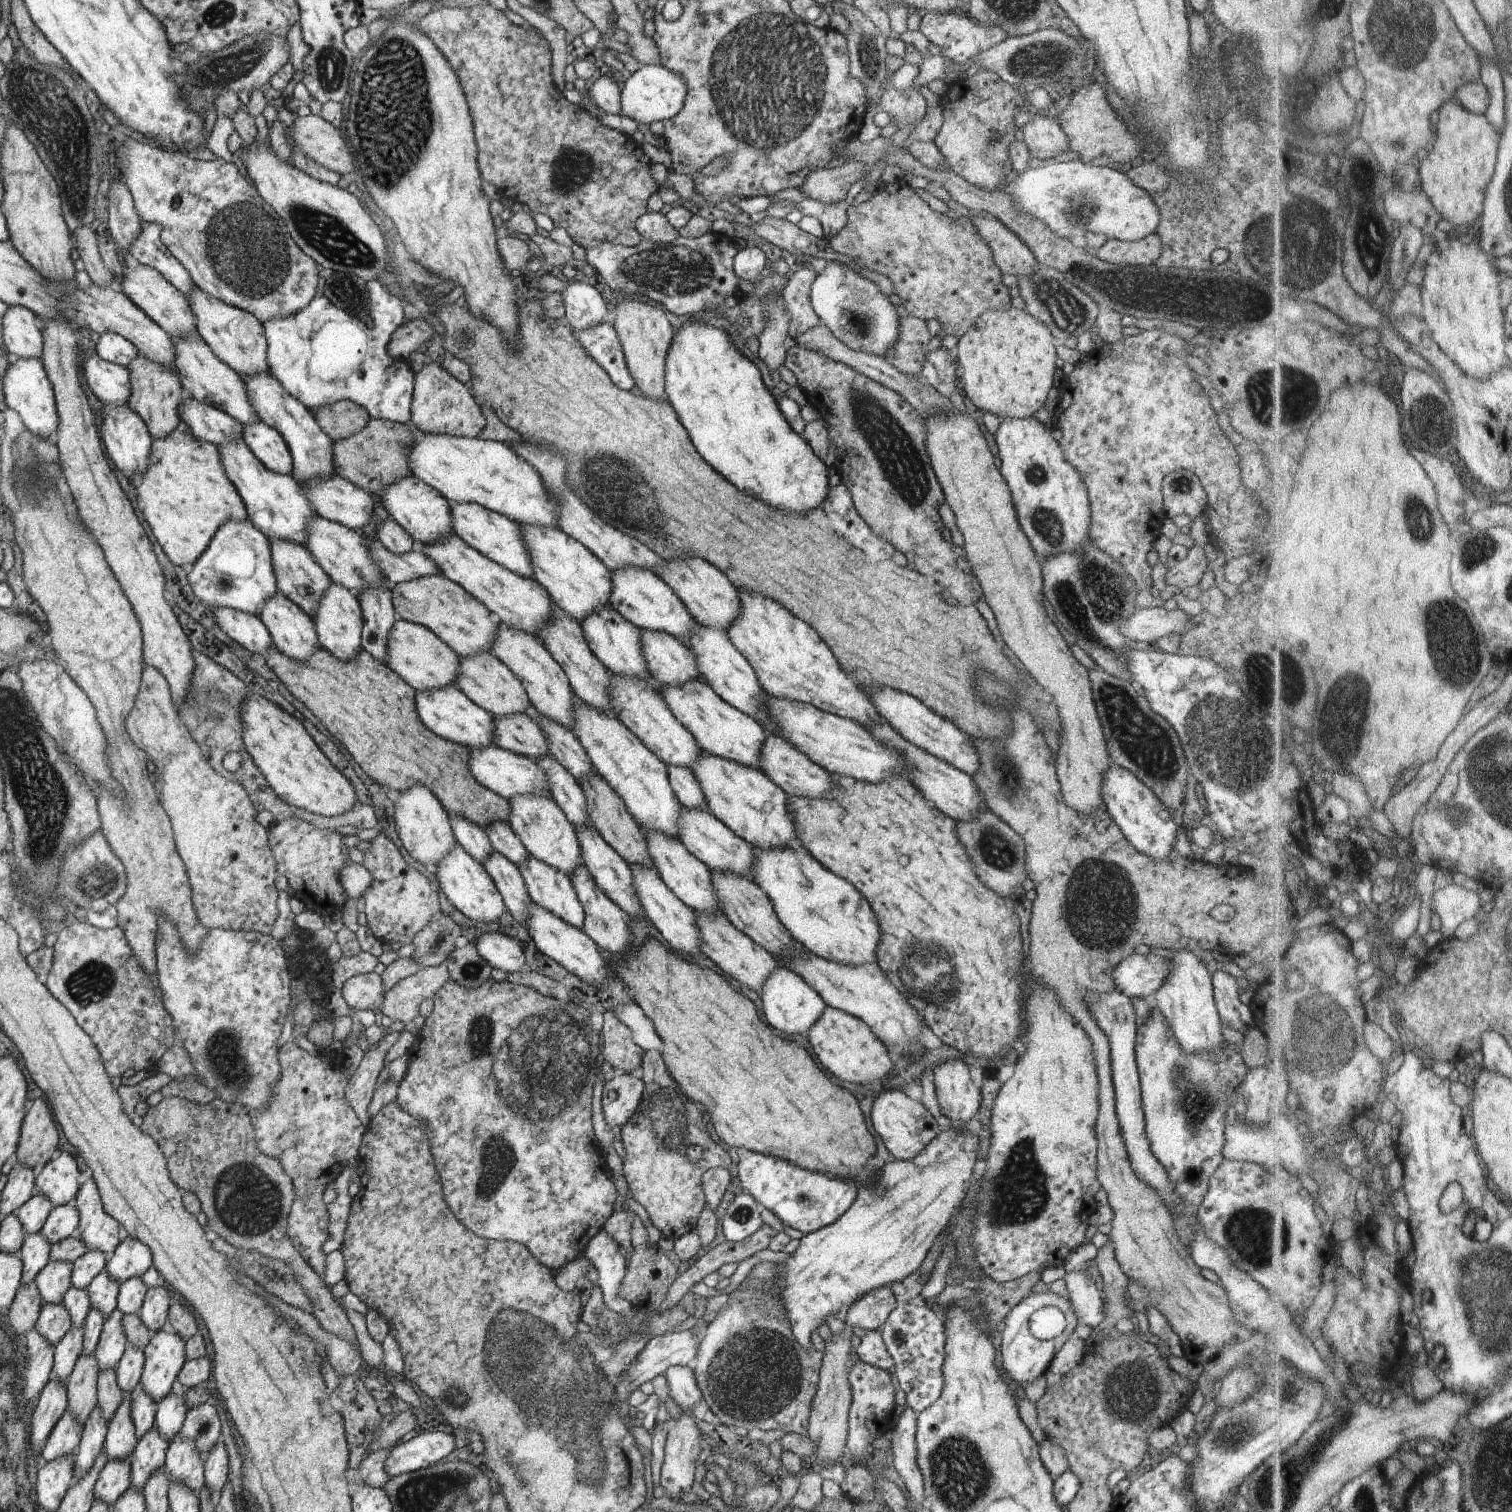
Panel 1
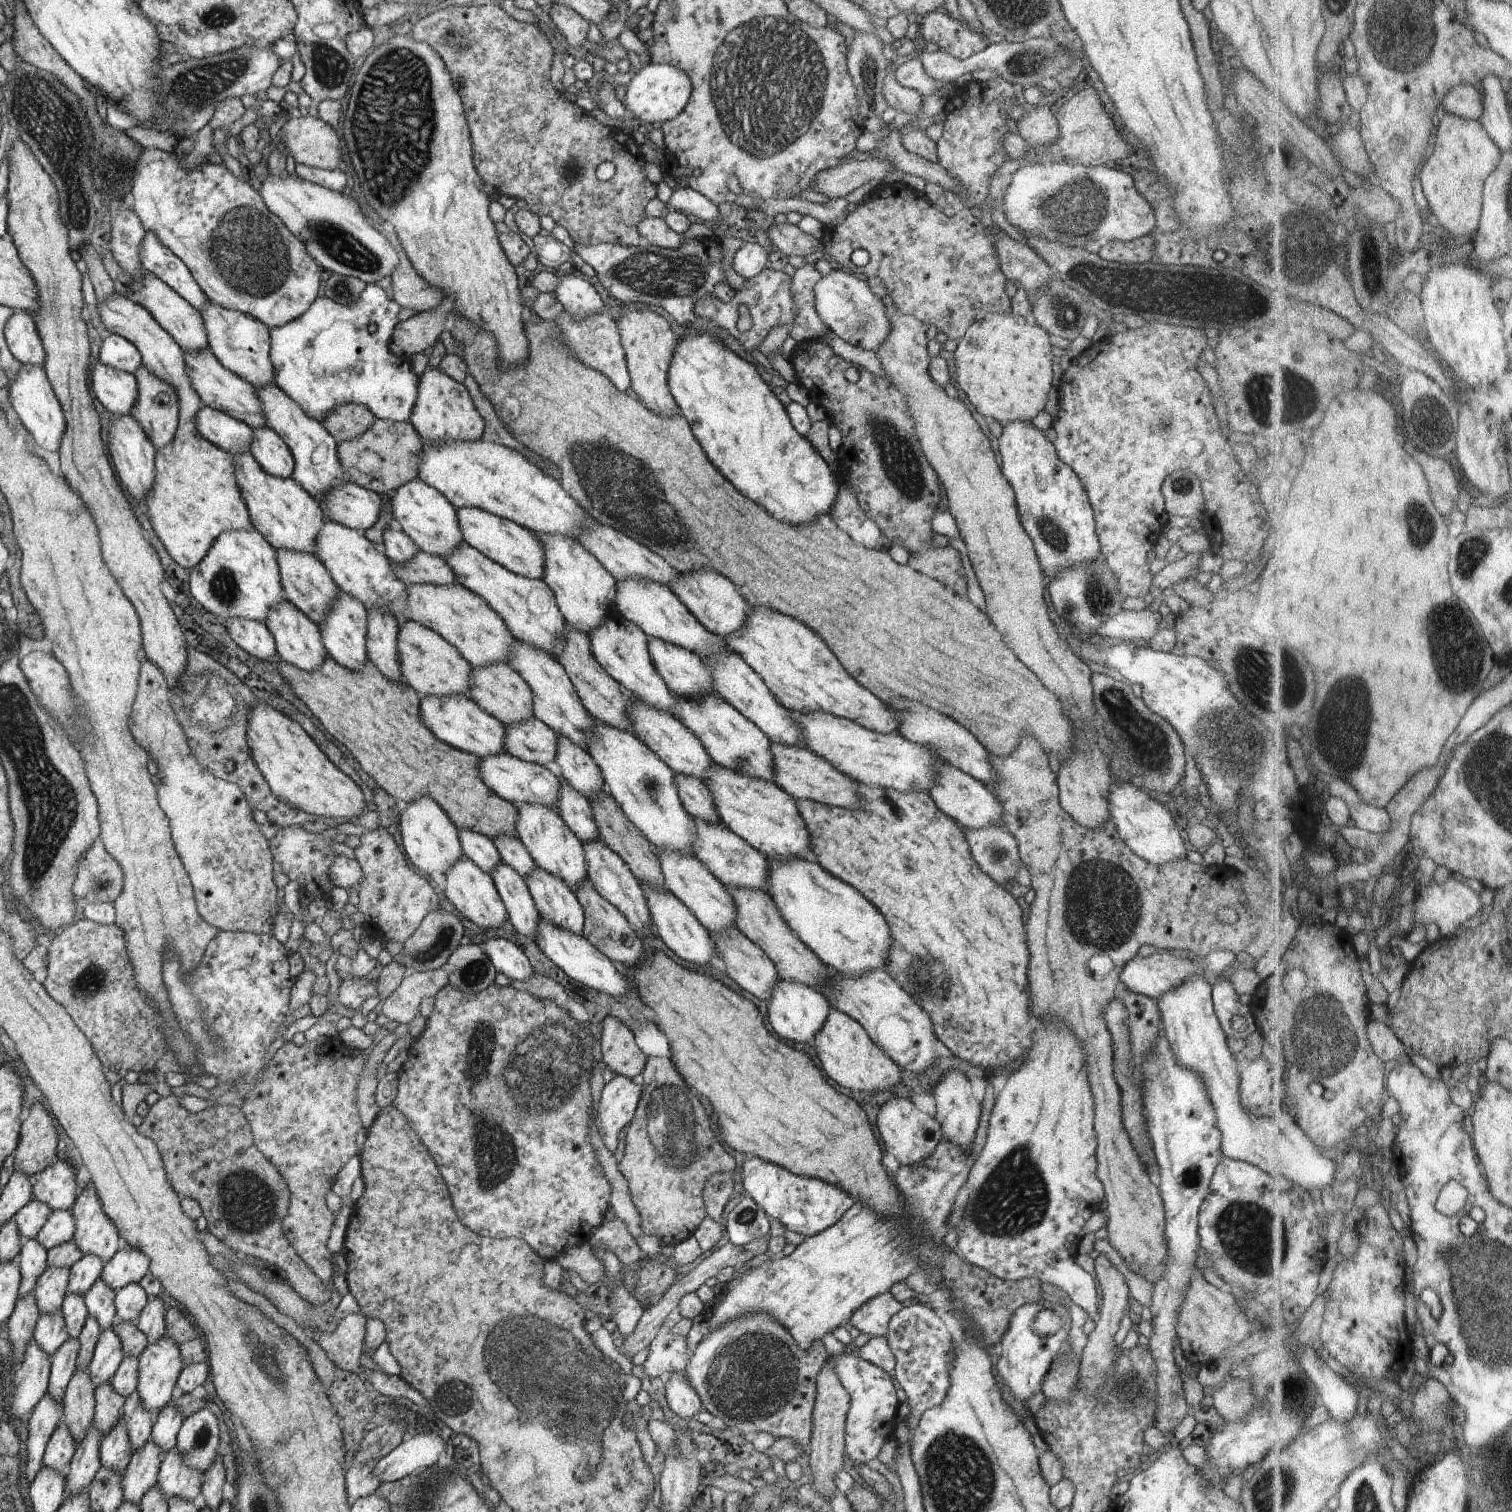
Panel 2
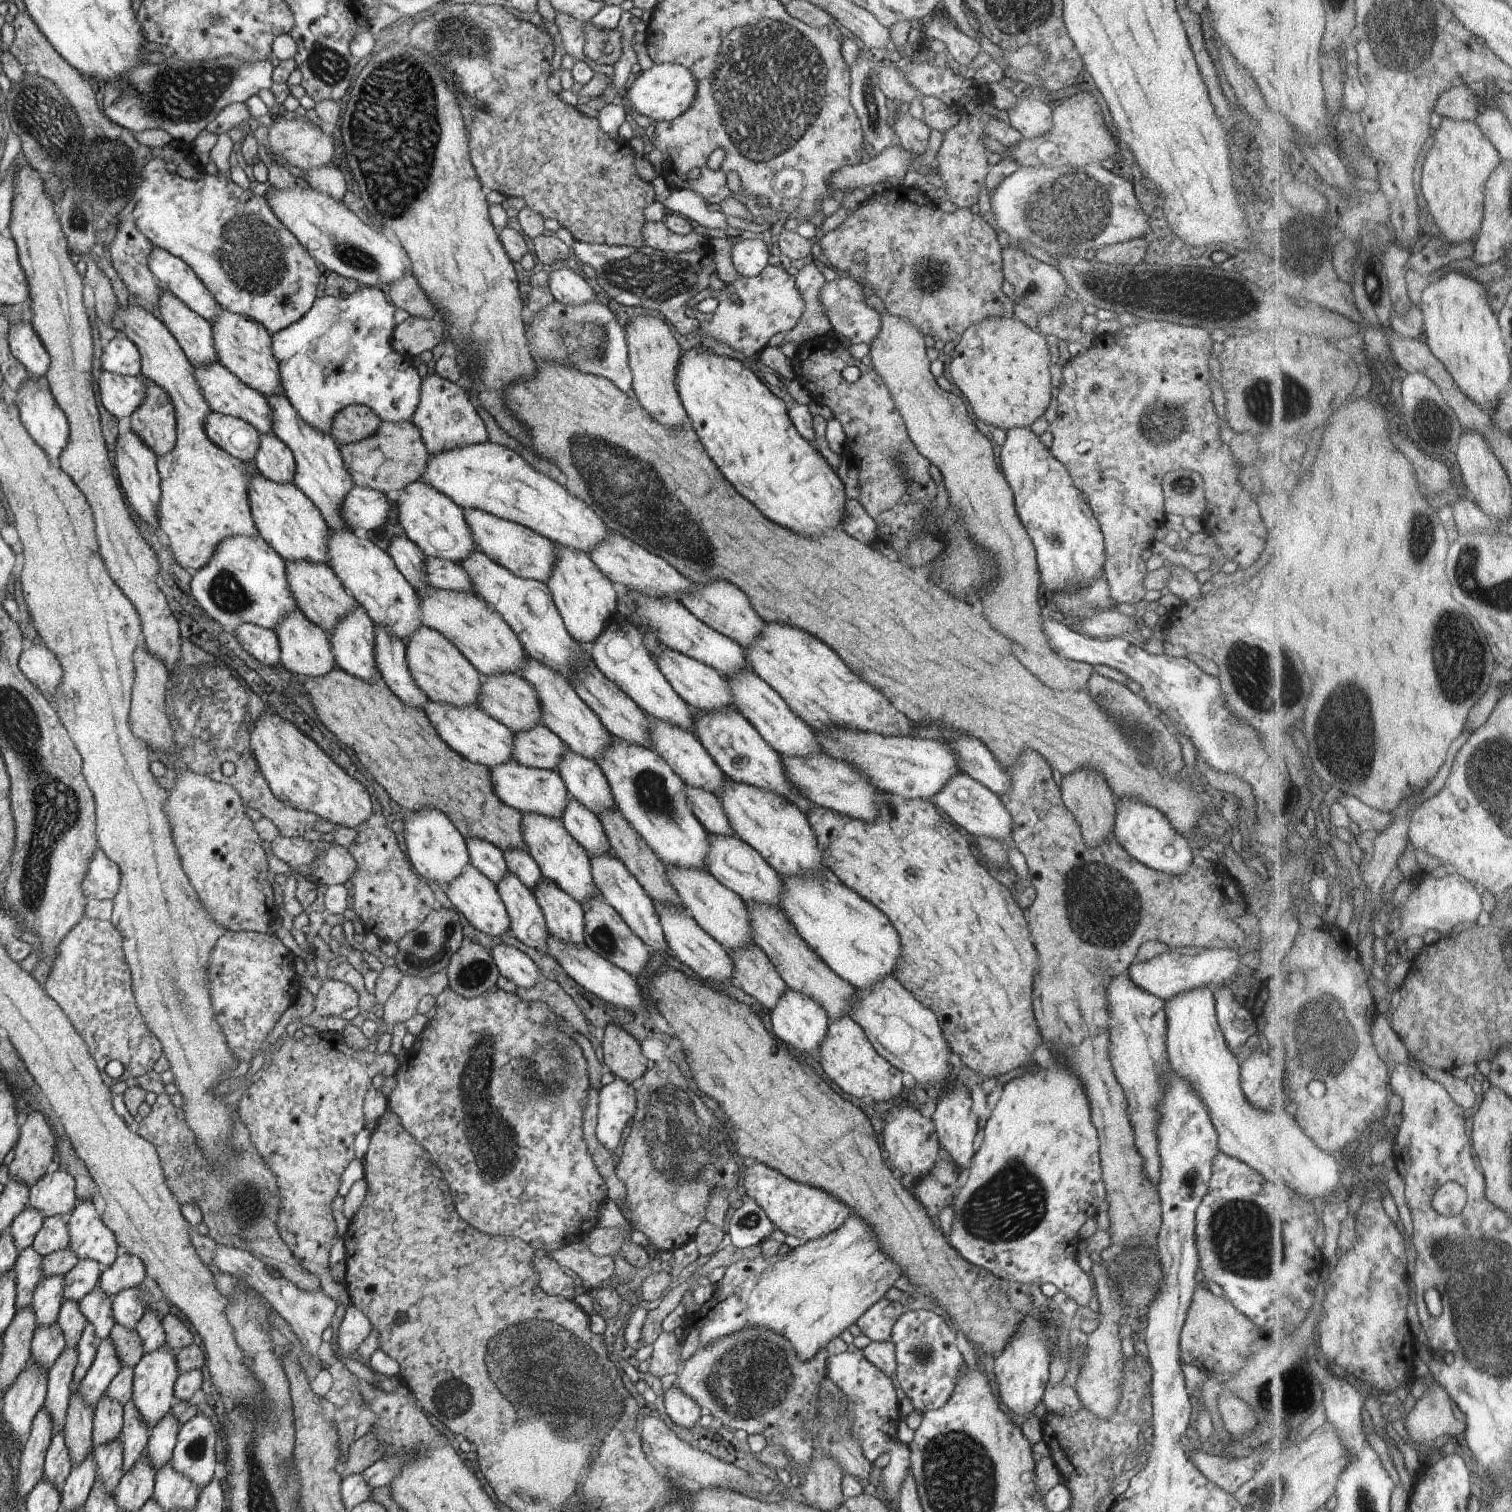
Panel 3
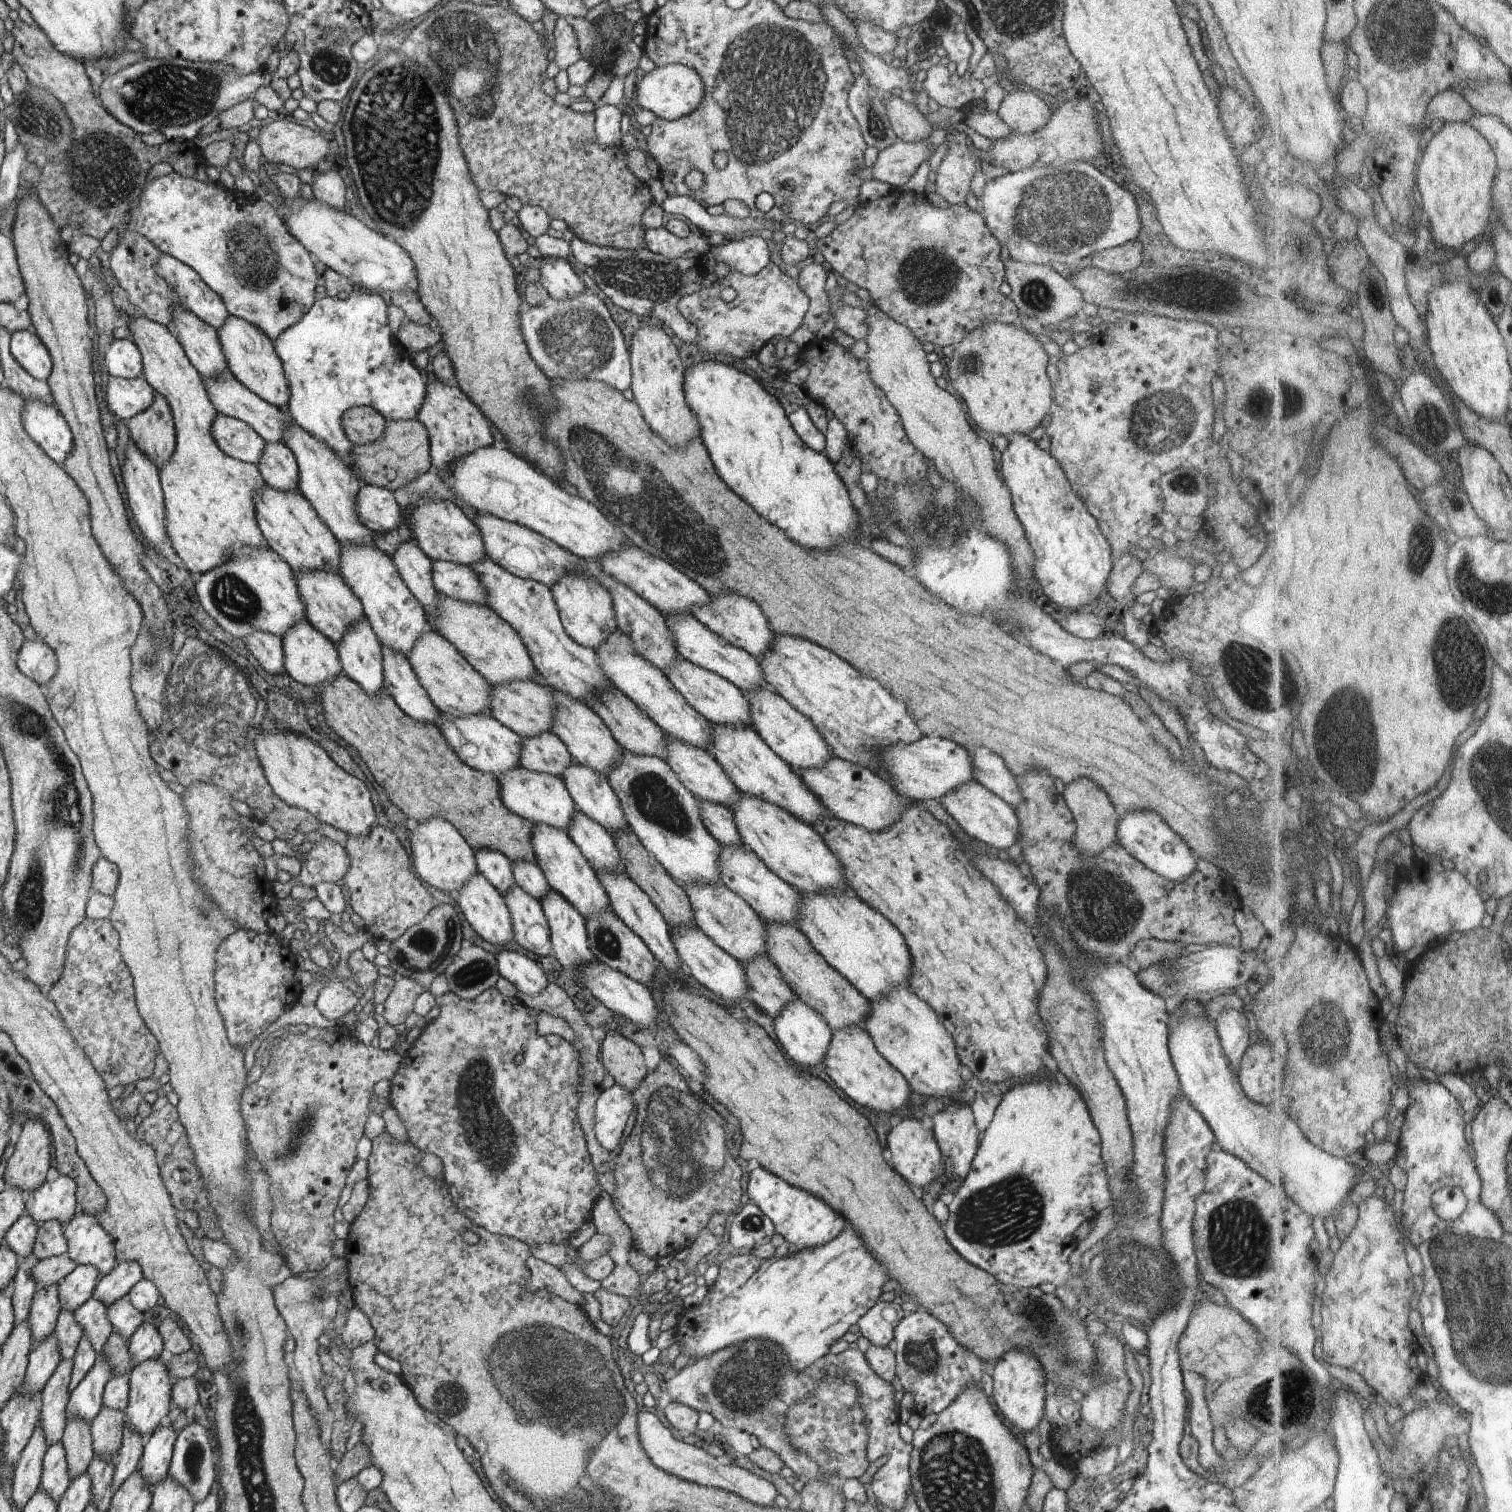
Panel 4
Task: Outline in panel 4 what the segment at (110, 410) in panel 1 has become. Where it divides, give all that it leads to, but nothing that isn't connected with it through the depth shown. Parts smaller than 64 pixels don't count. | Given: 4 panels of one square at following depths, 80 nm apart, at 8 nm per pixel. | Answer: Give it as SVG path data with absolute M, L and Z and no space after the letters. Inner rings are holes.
M130 438L120 467L124 490L127 490L130 510L134 513L134 520L142 531L144 538L150 547L155 548L156 552L160 554L163 564L170 560L178 567L185 568L166 531L164 488L162 488L158 464L146 453L143 453Z

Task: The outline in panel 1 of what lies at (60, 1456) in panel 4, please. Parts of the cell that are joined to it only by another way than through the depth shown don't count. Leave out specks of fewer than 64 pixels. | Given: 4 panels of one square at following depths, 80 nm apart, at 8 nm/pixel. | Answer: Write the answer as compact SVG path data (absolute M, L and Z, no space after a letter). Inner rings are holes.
M66 1410L52 1430L41 1451L42 1463L52 1462L60 1456L72 1456L80 1445L83 1426Z

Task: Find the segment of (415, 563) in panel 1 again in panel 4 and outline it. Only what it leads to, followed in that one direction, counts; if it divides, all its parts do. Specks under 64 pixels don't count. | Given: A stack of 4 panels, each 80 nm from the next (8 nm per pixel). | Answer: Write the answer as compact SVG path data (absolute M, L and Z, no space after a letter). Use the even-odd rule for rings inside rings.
M445 560L433 561L433 583L439 593L450 598L488 605L487 590L477 574L466 565Z

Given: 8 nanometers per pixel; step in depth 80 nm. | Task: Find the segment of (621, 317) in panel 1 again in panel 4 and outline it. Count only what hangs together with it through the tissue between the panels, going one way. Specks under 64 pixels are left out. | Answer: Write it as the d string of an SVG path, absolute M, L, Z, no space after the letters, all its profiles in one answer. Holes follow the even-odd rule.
M654 321L642 324L629 346L633 399L643 412L646 424L655 433L671 447L686 447L692 437L699 435L699 424L683 393L685 367L672 336L663 327L653 324Z

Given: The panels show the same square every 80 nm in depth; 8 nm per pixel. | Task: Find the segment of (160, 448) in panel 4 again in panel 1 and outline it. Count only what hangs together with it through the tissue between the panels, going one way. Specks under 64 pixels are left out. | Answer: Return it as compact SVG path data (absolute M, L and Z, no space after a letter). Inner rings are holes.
M141 354L128 366L128 370L133 380L133 392L128 407L145 421L154 441L170 436L181 423L179 409L183 404L185 391L180 377L175 372L170 372L169 368L164 368Z

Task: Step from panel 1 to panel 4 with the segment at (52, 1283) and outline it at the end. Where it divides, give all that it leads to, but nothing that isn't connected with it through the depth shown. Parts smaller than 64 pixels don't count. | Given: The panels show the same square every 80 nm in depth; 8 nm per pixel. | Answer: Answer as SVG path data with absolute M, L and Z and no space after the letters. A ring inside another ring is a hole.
M54 1283L37 1289L28 1316L33 1336L33 1346L54 1332L60 1310L62 1308L58 1284Z

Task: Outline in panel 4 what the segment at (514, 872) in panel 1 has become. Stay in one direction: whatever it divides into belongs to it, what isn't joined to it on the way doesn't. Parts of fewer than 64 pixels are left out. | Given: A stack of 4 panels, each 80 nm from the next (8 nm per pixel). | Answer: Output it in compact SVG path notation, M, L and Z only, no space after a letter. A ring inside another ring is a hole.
M516 882L504 898L513 922L513 939L528 952L540 956L553 954L549 924L541 902Z

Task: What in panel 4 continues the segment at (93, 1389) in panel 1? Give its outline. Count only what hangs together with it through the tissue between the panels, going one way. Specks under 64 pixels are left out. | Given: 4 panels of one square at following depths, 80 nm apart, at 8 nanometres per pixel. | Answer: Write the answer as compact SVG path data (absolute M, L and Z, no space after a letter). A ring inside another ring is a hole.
M82 1417L67 1420L61 1438L64 1445L70 1478L84 1472L95 1455L90 1425Z

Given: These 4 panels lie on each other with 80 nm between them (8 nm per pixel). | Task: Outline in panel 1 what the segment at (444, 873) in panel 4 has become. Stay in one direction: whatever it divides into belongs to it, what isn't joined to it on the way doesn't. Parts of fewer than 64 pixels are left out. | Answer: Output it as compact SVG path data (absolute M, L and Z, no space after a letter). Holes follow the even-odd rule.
M414 786L408 792L401 792L400 798L395 802L395 811L398 836L404 848L414 860L434 870L452 852L457 843L450 825L449 814L438 798L424 786Z

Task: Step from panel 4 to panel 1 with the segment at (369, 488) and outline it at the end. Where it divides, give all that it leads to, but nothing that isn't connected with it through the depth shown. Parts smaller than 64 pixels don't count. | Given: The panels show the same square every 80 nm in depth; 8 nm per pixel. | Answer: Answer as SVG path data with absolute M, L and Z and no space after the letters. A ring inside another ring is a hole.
M334 475L332 478L314 480L313 483L308 480L306 484L301 484L305 490L306 496L309 497L310 504L317 510L317 515L330 521L341 523L347 528L356 531L362 530L371 520L374 512L374 499L371 494L365 492L365 488L353 484L350 480L342 476Z

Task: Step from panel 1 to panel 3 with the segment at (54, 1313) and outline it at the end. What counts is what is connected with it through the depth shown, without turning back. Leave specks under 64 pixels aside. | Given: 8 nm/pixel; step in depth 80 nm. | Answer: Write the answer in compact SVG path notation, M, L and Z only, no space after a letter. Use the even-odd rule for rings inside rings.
M55 1323L51 1326L37 1327L31 1343L31 1359L36 1366L49 1372L54 1366L56 1358L65 1350L65 1340L60 1326Z

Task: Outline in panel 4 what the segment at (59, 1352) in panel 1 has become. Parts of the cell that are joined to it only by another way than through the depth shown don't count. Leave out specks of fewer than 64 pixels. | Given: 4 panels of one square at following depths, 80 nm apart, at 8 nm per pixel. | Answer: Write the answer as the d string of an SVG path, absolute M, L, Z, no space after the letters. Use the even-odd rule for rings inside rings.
M73 1358L61 1359L41 1392L43 1405L39 1416L48 1446L61 1440L67 1422Z

